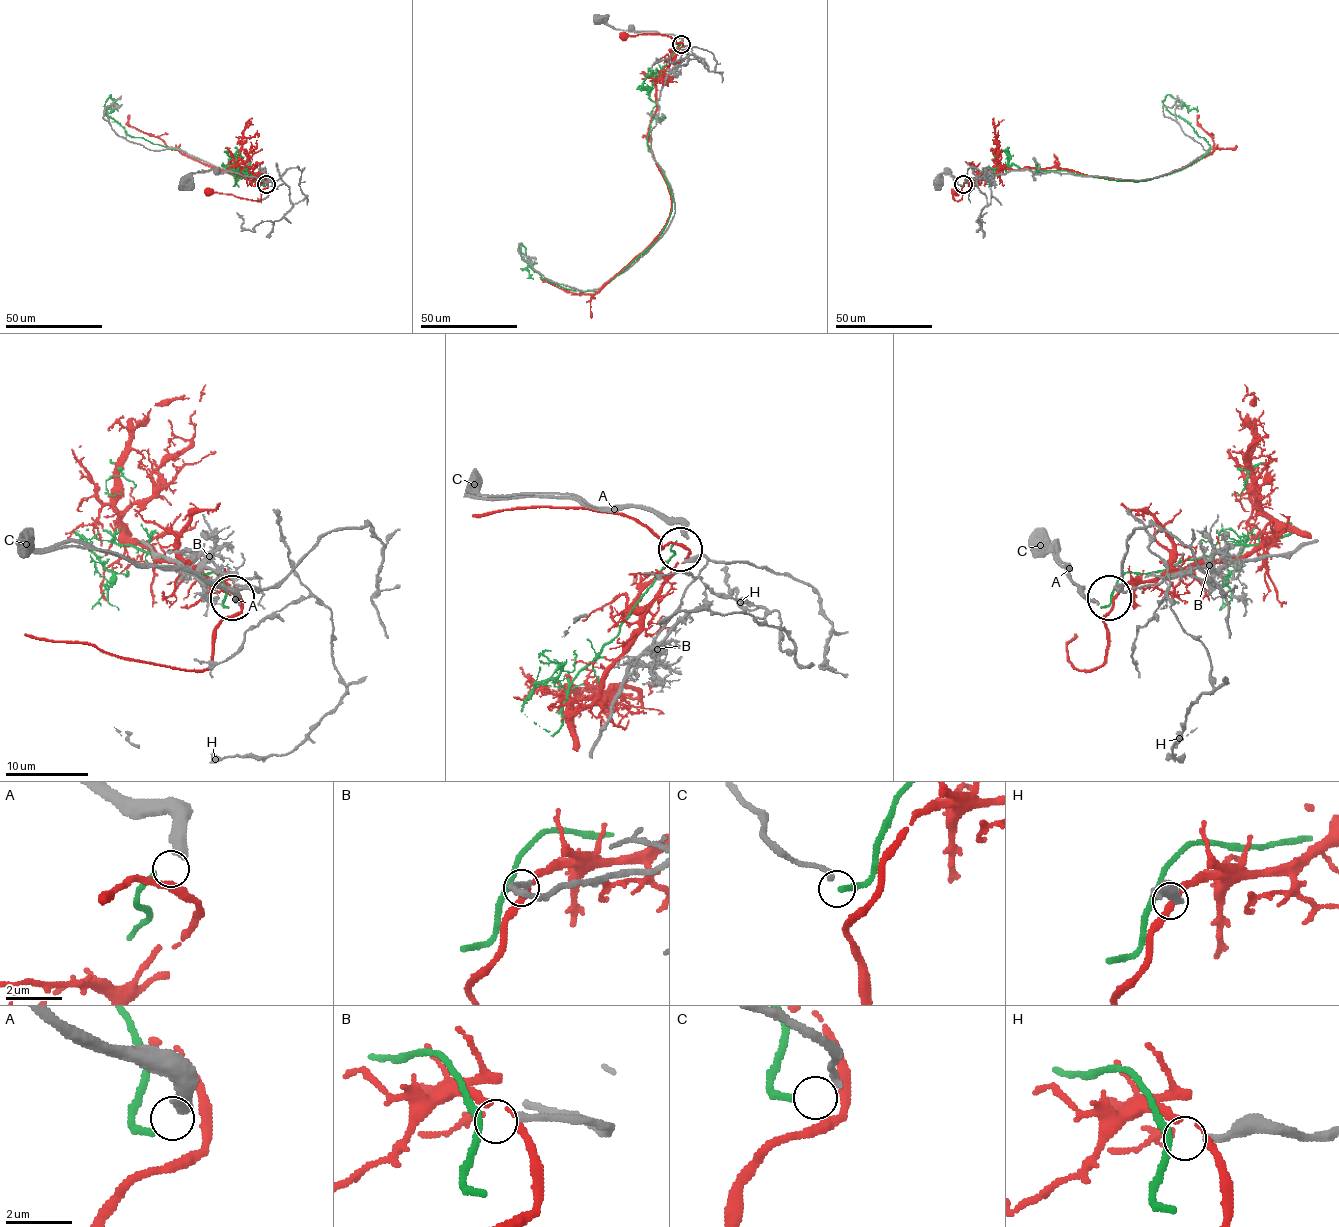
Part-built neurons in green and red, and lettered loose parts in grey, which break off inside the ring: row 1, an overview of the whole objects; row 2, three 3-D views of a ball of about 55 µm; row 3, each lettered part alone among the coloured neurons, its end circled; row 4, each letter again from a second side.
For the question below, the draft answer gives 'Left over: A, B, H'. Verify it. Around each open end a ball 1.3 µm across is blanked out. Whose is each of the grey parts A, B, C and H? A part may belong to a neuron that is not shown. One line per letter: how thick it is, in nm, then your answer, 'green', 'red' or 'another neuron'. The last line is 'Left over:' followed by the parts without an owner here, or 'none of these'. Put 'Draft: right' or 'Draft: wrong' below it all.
A: 440 nm | another neuron
B: 240 nm | another neuron
C: 190 nm | green
H: 280 nm | another neuron
Left over: A, B, H
Draft: right

